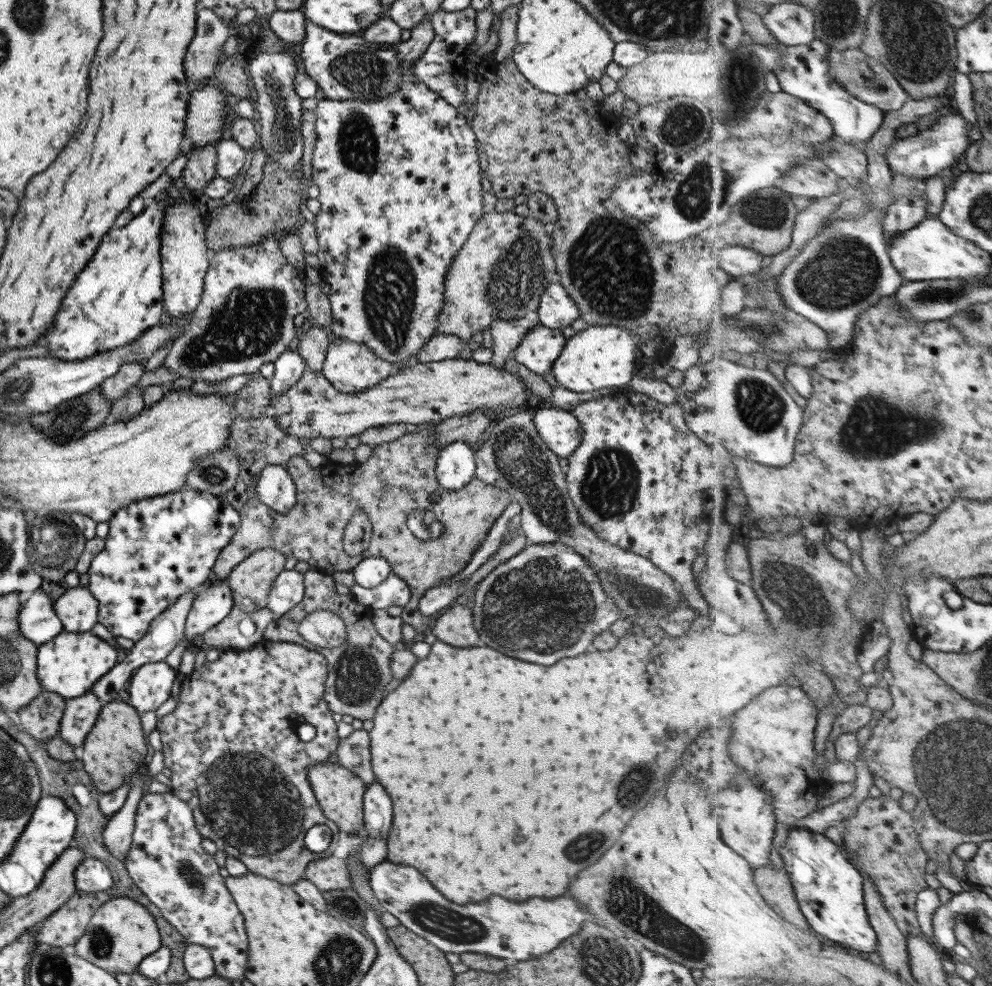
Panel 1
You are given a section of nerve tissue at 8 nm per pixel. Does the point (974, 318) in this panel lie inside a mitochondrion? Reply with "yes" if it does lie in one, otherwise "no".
yes

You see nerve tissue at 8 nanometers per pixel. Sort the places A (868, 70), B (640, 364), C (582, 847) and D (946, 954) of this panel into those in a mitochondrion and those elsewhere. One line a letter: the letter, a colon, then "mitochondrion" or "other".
A: mitochondrion
B: other
C: mitochondrion
D: other

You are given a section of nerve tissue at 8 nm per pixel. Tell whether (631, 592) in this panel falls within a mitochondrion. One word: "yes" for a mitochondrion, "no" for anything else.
yes

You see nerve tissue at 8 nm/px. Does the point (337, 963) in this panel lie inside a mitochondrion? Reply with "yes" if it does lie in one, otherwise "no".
yes

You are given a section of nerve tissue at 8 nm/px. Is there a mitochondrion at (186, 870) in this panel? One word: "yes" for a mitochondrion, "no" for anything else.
yes

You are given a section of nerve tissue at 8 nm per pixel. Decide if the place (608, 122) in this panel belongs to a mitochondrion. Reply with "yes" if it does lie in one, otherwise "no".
no

